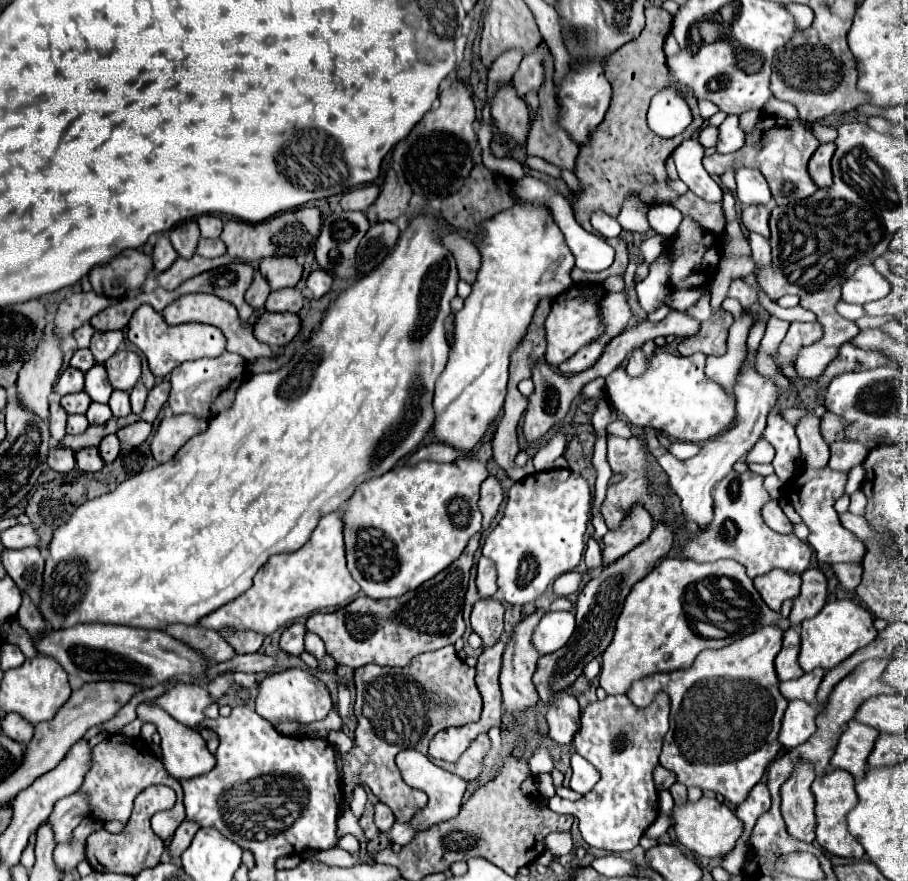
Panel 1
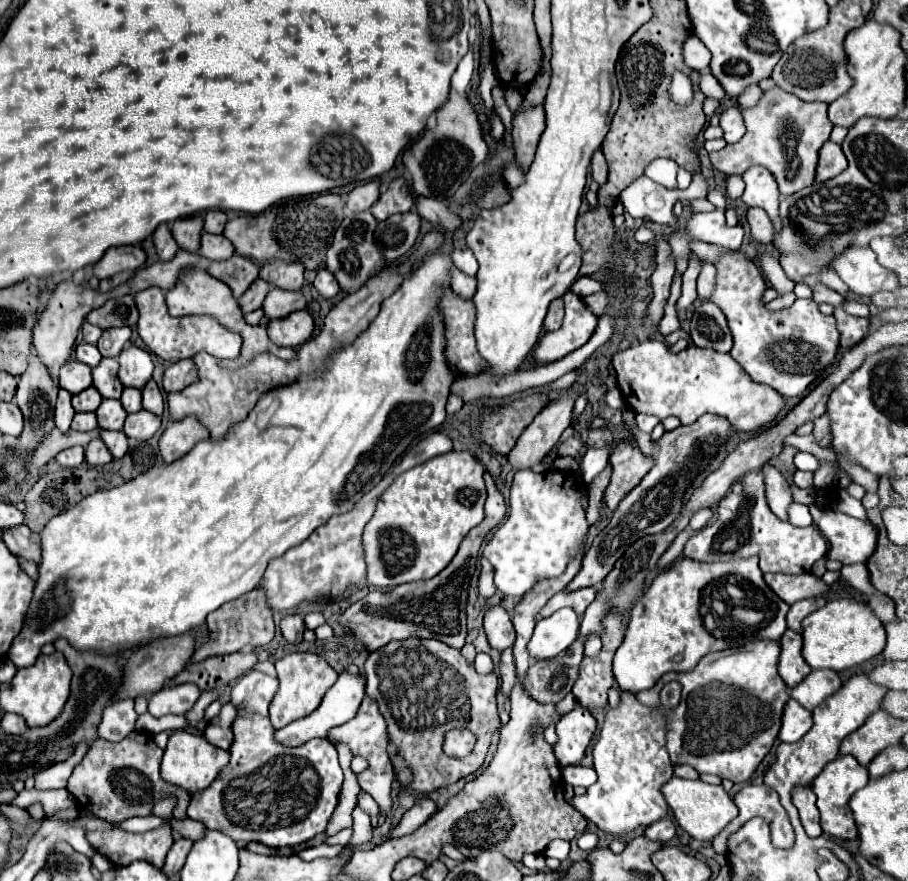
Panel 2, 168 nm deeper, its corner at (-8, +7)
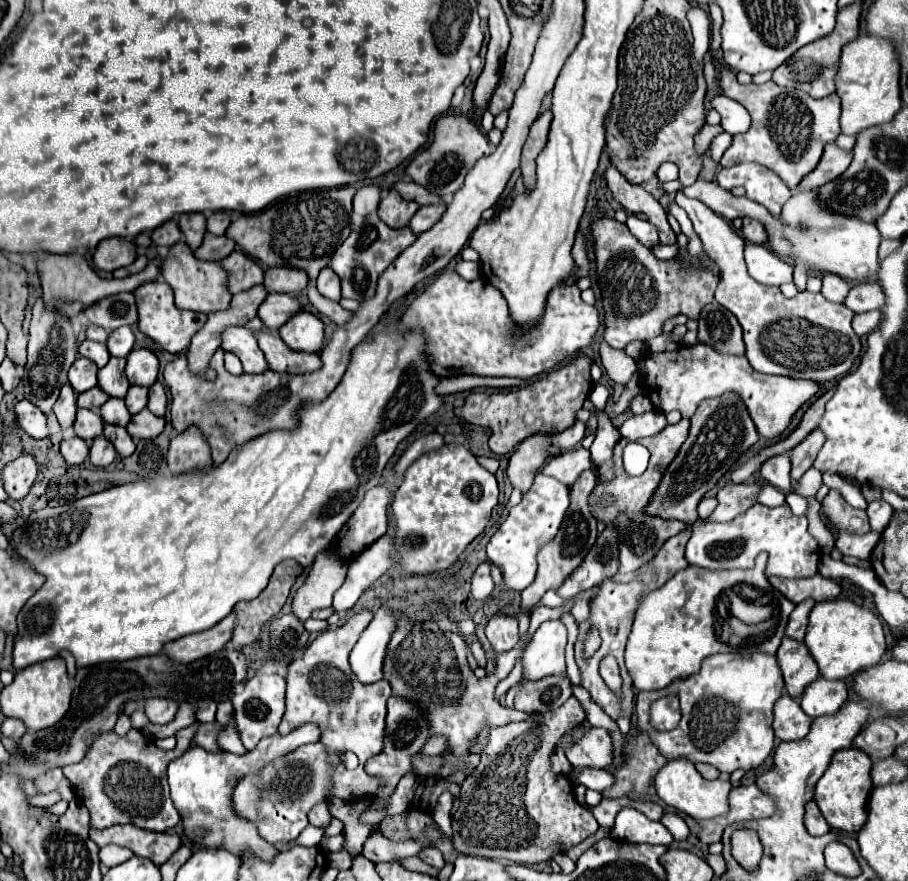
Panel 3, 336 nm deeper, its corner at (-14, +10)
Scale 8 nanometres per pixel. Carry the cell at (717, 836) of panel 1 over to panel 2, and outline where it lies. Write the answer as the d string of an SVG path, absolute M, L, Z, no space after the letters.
M672 777L662 787L662 793L664 793L678 825L690 837L694 837L698 841L712 841L738 815L738 807L734 805L732 797L722 789L722 785L710 785L710 783L704 783L700 779L688 781L688 779Z

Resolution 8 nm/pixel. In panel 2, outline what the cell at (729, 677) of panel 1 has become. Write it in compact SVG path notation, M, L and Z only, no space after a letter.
M756 639L742 647L708 653L696 669L666 673L654 687L636 695L640 703L654 707L664 683L678 681L682 685L682 701L672 711L666 733L674 765L690 765L698 773L712 773L732 783L744 783L752 777L778 737L782 711L790 699L788 687L778 675L778 657L778 641Z

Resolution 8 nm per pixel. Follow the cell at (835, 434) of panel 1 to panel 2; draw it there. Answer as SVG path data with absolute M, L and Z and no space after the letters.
M824 413L814 421L814 437L820 447L830 447L830 417Z

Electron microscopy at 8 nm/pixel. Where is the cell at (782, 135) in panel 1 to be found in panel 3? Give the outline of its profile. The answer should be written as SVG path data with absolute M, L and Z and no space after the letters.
M716 62L718 66L718 84L724 96L740 102L752 116L752 126L744 134L736 134L730 148L724 152L720 166L730 168L740 162L756 162L774 170L784 184L794 190L800 180L810 174L824 150L824 144L834 142L840 134L840 98L830 94L826 98L812 98L810 94L796 88L780 88L776 82L768 80L766 84L740 84L736 74Z

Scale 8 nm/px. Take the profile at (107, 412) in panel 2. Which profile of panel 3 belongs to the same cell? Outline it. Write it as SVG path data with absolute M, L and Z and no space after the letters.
M108 398L108 402L104 402L104 406L100 408L100 414L106 424L126 426L130 422L130 412L126 410L124 400L120 398Z

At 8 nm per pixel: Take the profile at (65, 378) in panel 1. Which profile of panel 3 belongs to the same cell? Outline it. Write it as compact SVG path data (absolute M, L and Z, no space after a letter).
M78 358L72 366L70 366L70 372L68 372L68 382L70 386L80 394L80 392L86 392L90 388L96 386L96 372L98 372L98 366L94 362L90 362L88 358Z

